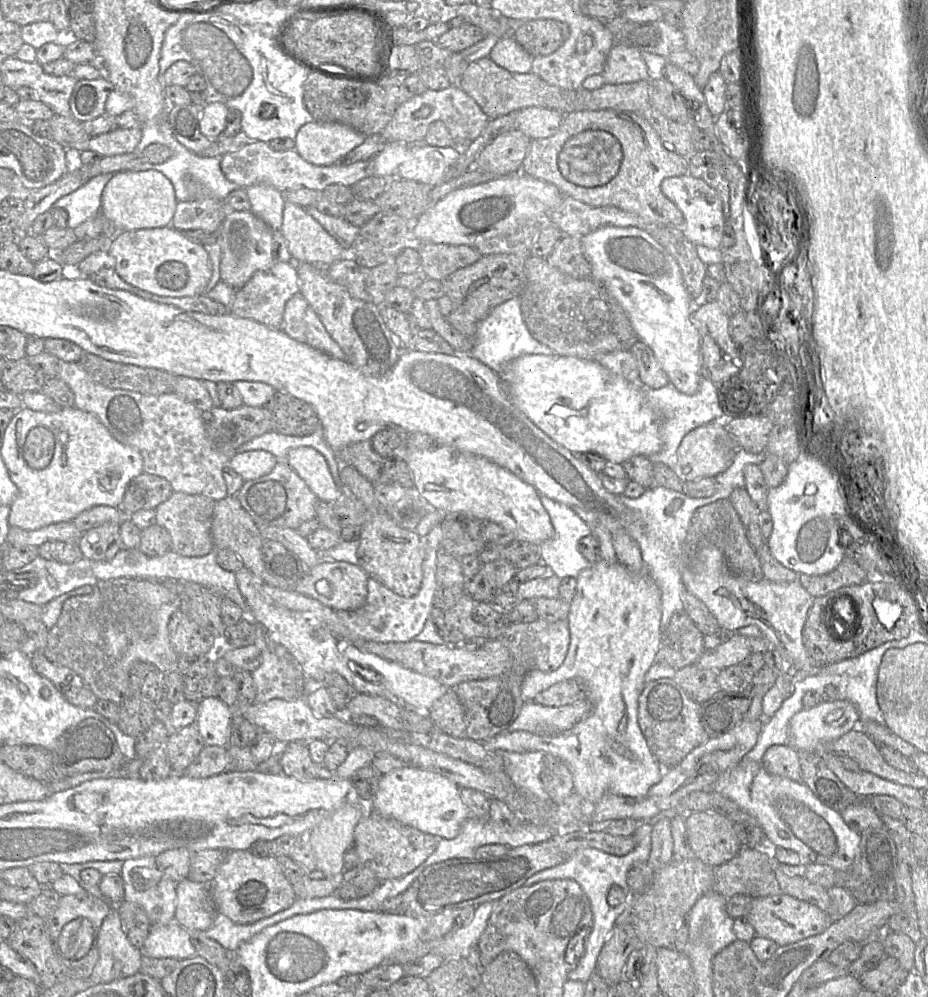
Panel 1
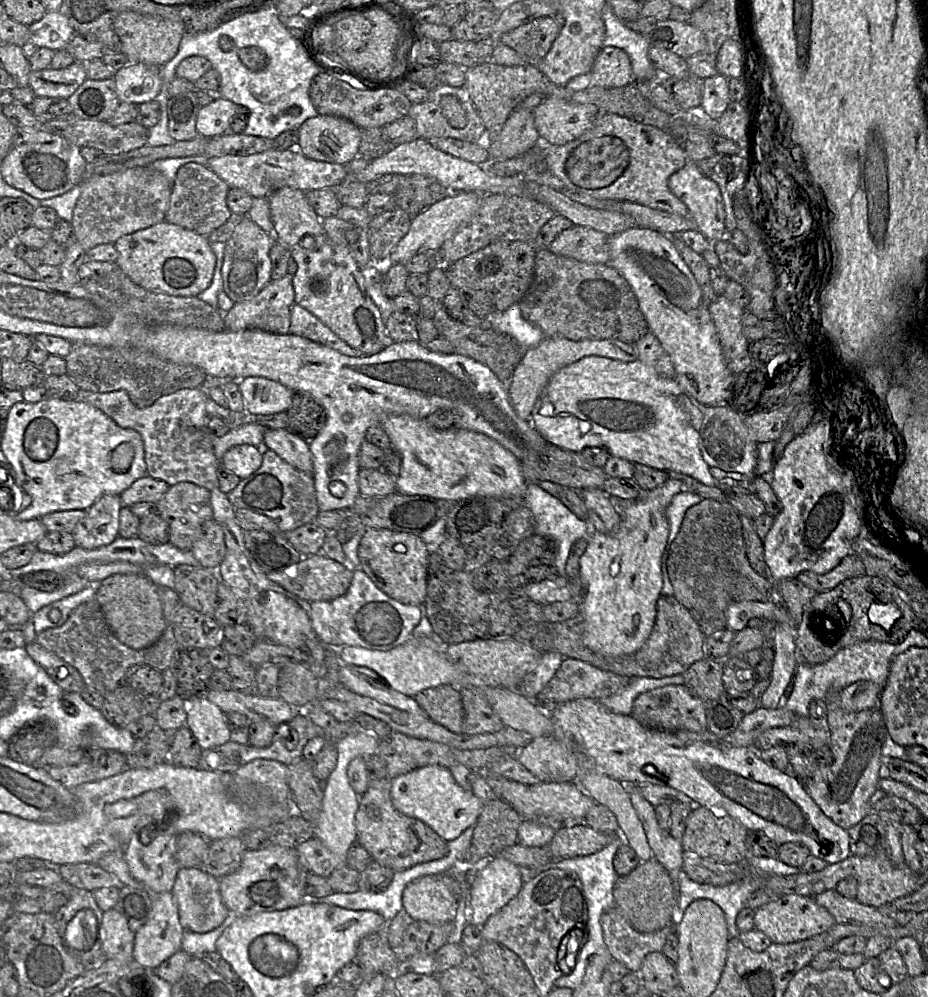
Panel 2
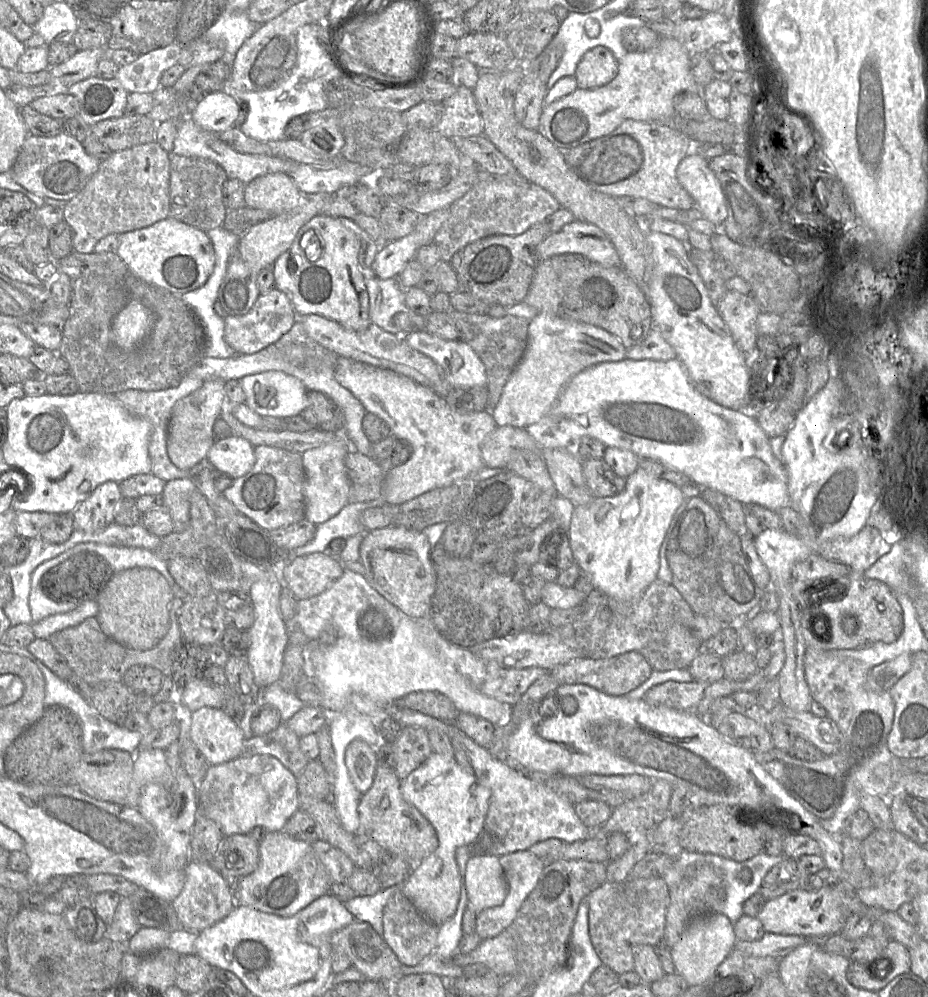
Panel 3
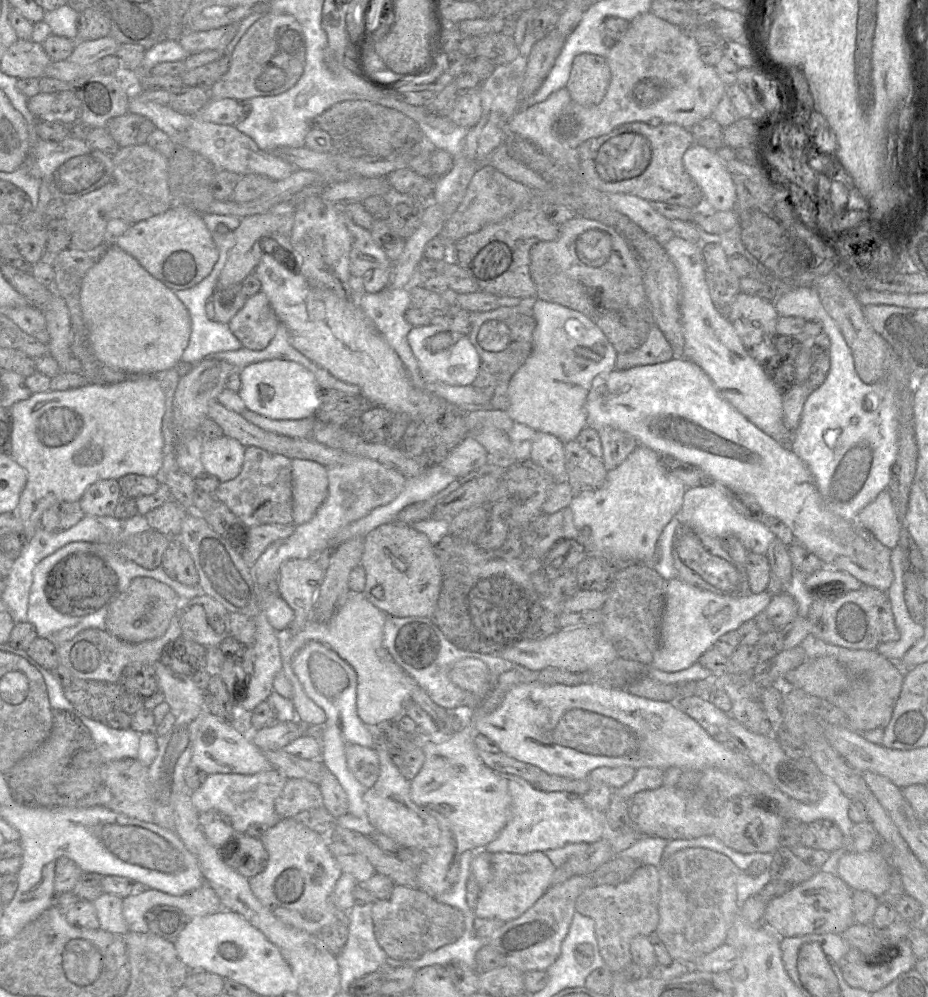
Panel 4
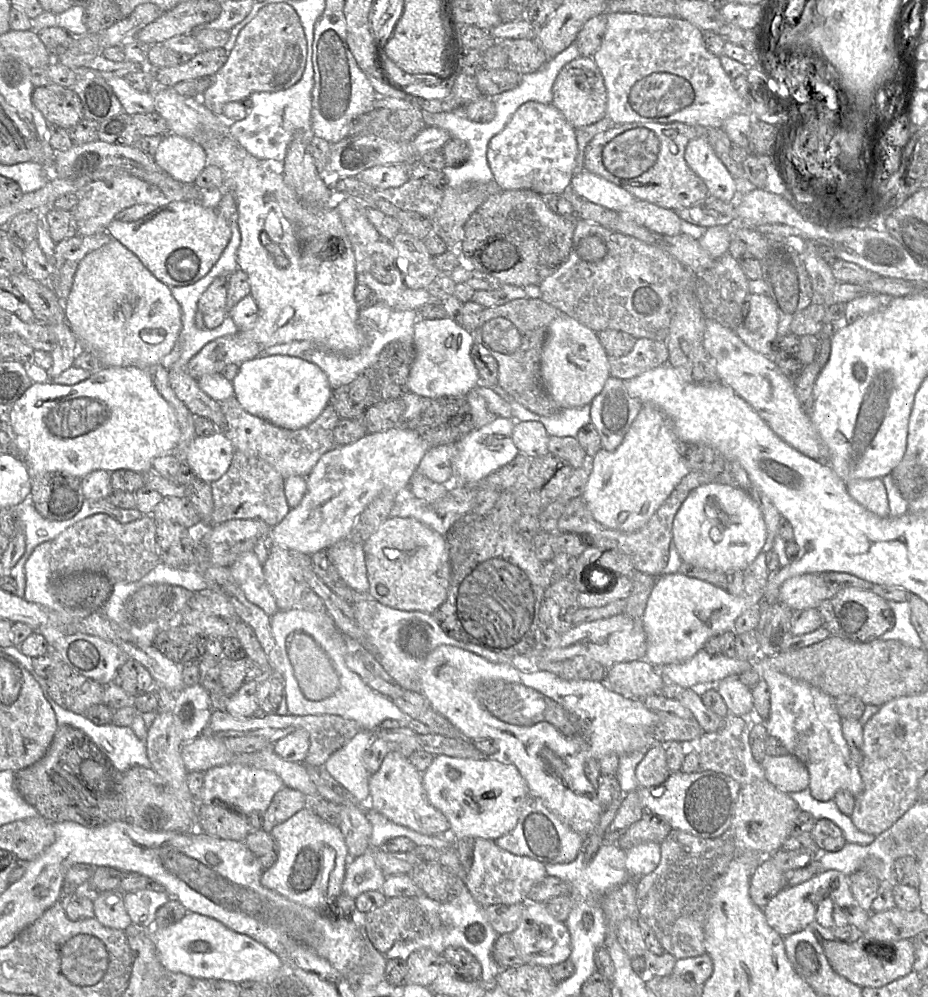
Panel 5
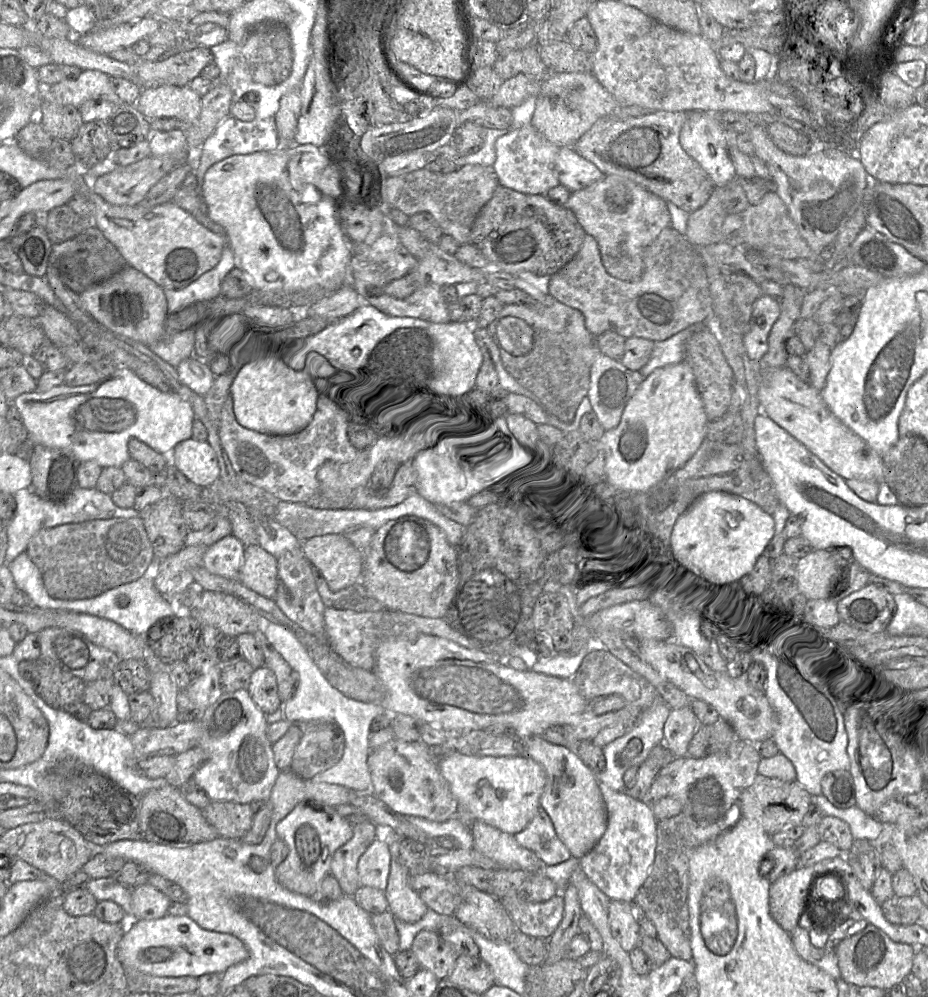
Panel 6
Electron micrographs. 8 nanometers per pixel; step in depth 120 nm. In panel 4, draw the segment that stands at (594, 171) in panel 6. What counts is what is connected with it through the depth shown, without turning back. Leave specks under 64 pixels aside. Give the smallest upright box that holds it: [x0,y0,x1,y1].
[605,193,674,244]

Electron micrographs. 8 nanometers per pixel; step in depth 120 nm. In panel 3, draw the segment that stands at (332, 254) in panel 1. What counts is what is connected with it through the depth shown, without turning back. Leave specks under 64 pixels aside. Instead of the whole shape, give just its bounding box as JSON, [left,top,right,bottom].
[244,173,302,216]

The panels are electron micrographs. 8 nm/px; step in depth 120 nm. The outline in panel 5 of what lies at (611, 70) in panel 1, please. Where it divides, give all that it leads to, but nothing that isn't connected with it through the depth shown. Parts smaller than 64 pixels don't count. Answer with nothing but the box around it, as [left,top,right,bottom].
[551,56,607,129]

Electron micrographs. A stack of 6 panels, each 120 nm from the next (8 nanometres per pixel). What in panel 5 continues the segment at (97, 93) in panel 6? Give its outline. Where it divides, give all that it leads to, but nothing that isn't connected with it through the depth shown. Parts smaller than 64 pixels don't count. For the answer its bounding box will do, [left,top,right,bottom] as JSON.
[106,76,155,114]

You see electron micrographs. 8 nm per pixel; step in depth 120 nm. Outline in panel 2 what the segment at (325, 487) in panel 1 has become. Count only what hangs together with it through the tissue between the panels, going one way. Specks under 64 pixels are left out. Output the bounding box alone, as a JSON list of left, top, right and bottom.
[264,429,313,474]

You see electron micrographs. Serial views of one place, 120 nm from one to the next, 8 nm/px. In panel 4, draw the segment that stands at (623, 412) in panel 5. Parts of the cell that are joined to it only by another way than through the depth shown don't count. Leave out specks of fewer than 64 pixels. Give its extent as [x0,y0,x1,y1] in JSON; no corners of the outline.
[598,427,639,471]

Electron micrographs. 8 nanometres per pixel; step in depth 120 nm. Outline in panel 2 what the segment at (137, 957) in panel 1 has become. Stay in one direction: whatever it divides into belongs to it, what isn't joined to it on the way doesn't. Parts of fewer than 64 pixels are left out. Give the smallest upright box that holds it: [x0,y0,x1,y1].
[102,908,135,960]

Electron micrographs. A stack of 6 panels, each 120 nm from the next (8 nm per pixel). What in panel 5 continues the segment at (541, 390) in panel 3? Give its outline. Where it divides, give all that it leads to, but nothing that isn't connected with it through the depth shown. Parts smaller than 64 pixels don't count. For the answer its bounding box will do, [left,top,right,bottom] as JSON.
[540,314,609,409]

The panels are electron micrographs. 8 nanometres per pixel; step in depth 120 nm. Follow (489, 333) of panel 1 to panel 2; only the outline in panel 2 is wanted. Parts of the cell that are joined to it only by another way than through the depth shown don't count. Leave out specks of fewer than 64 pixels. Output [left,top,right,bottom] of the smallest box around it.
[485,303,545,351]

